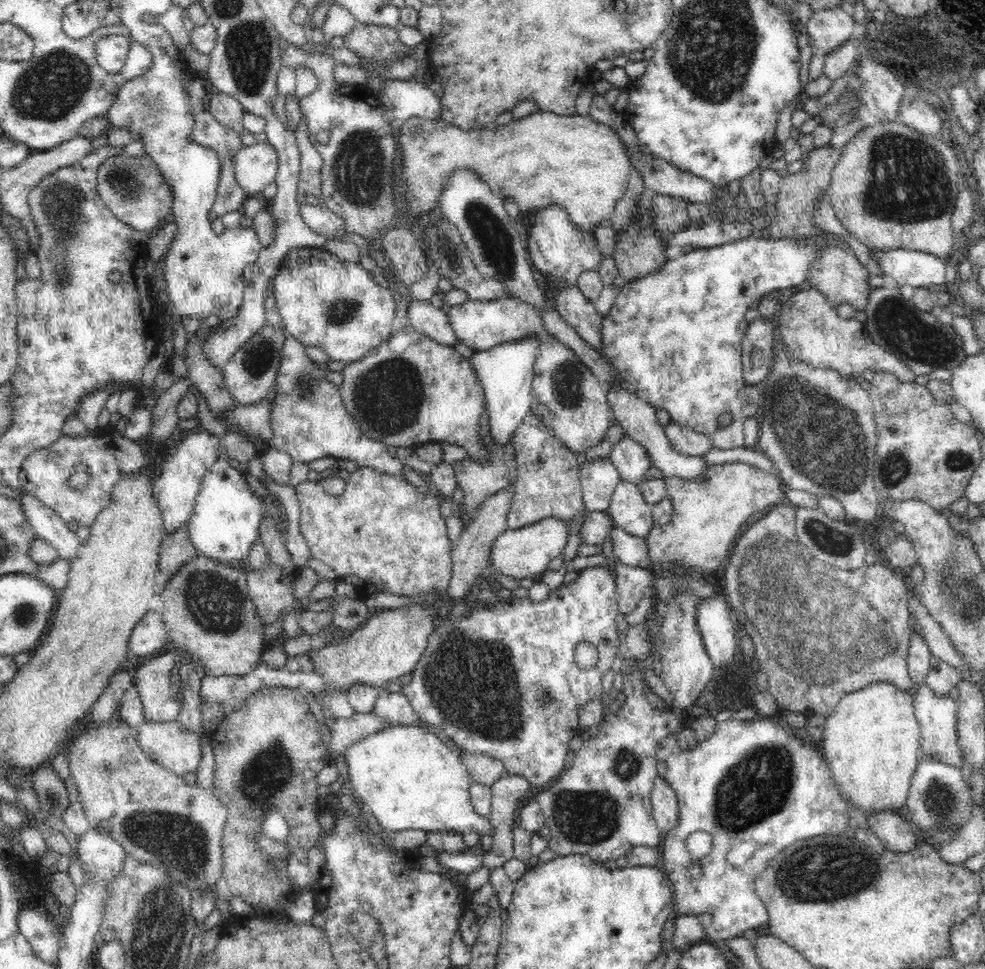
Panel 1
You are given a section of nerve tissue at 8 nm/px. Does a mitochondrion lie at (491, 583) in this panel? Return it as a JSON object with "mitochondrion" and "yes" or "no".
{"mitochondrion":"no"}

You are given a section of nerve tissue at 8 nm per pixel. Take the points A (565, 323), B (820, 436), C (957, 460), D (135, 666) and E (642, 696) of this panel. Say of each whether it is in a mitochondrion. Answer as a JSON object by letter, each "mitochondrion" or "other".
{"A":"other","B":"mitochondrion","C":"mitochondrion","D":"other","E":"other"}

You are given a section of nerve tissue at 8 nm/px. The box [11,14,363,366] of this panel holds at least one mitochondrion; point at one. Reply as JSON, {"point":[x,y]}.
{"point":[60,201]}

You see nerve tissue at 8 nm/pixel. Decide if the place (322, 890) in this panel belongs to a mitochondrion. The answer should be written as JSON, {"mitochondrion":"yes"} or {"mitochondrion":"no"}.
{"mitochondrion":"no"}

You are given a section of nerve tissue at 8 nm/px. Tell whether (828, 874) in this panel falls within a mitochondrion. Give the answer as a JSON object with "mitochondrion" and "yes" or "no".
{"mitochondrion":"yes"}

